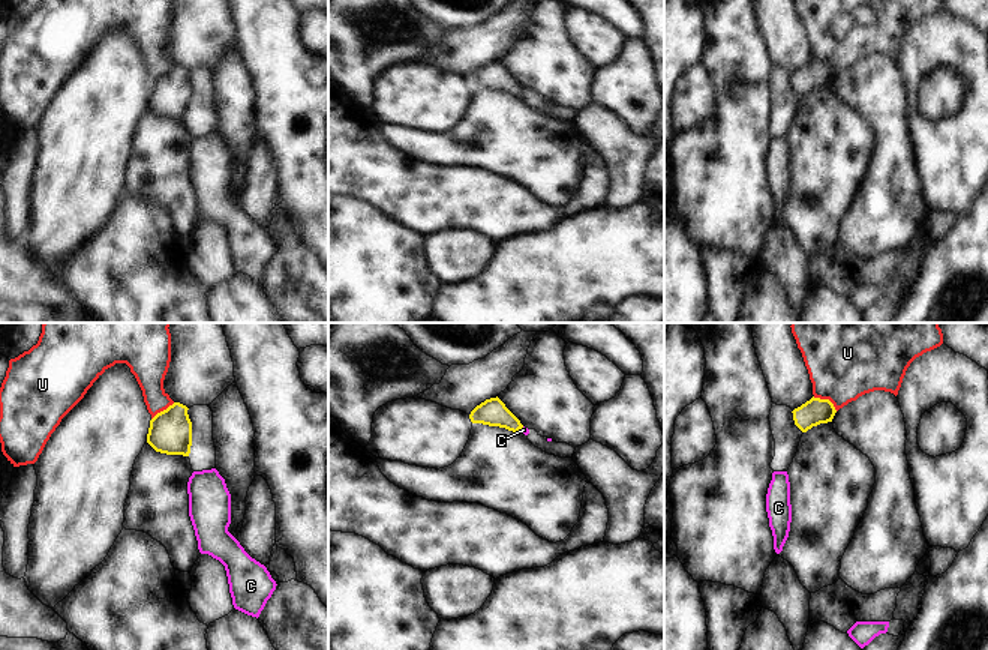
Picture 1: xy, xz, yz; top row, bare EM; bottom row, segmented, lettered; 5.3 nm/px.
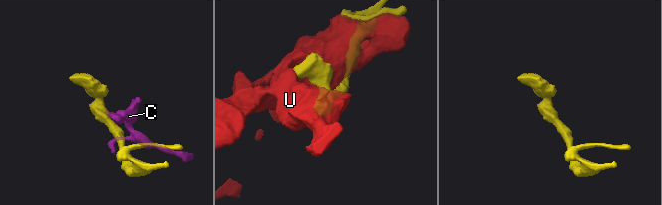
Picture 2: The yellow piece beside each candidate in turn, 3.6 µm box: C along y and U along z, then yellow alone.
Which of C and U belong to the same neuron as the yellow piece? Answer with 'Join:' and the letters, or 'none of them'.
Join: C

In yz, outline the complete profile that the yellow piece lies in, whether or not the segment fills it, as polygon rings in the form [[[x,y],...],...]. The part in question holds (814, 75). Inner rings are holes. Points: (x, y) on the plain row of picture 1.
[[[811,62],[793,75],[795,89],[807,96],[813,90],[832,86],[837,74],[829,63]]]

